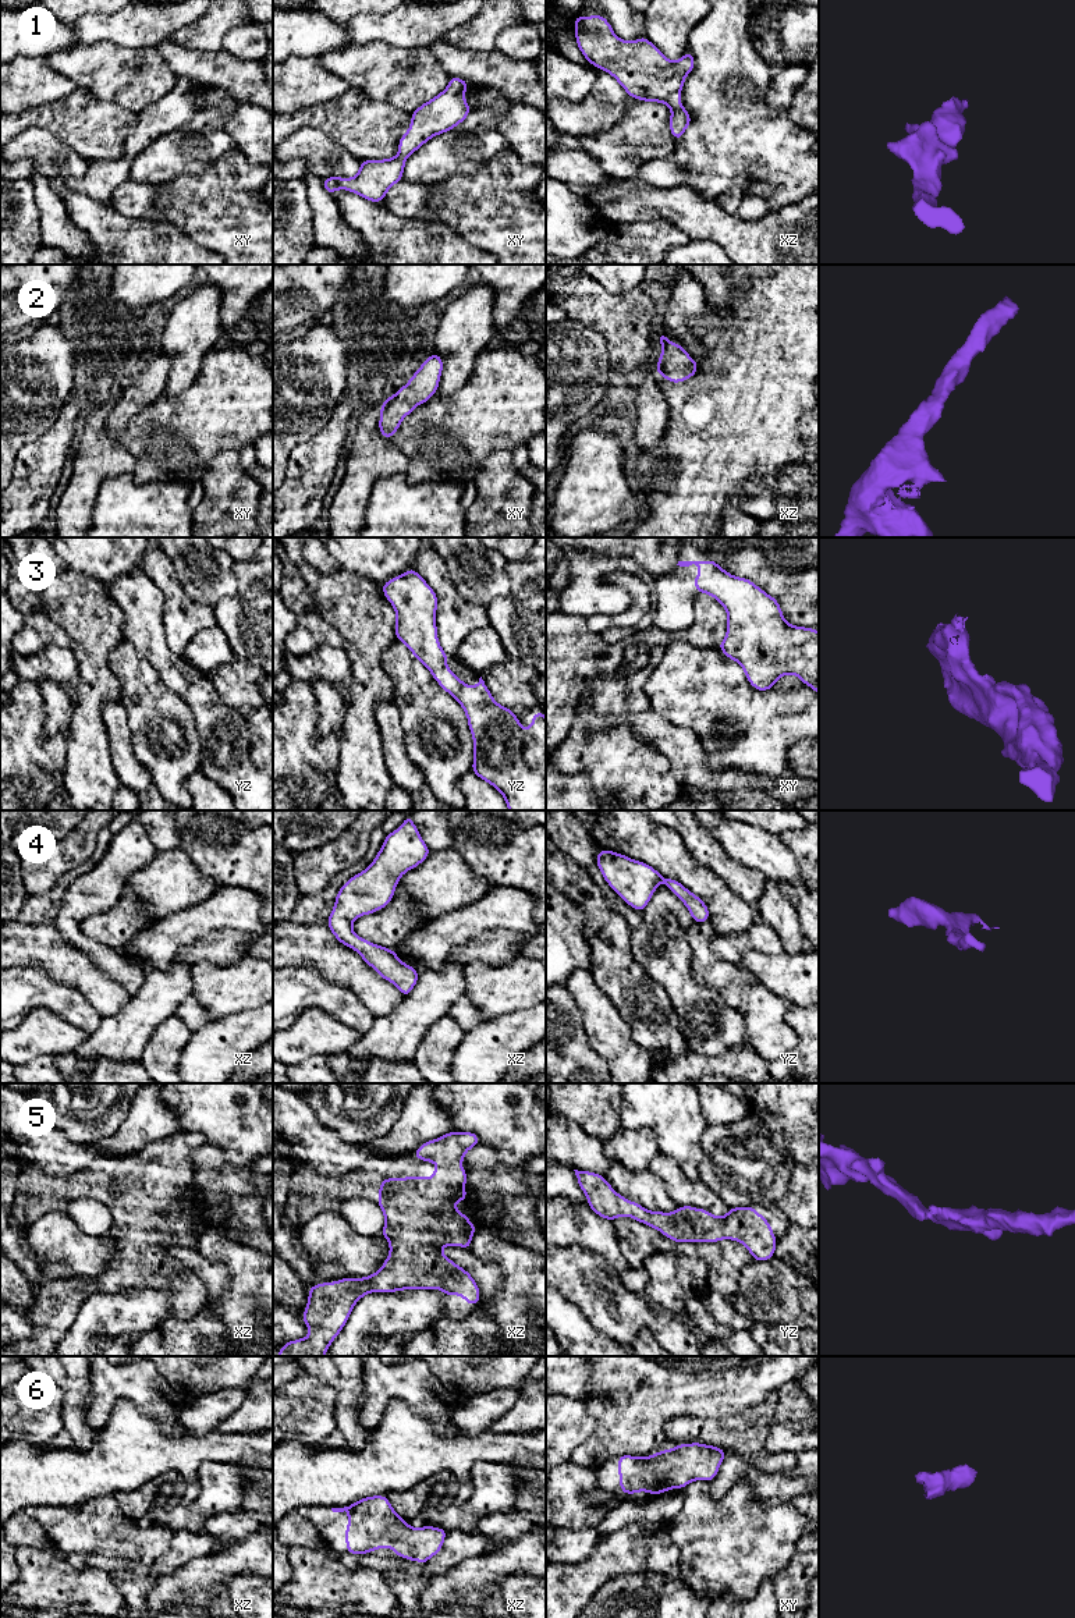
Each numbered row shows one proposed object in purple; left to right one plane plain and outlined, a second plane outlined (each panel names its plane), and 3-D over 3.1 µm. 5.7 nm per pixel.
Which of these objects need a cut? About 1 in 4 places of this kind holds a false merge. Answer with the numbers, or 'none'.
none

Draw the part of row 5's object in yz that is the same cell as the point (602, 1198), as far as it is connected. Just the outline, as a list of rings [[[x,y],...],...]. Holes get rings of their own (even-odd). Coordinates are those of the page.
[[[574,1171],[589,1207],[602,1218],[614,1221],[617,1217],[628,1216],[653,1227],[674,1242],[738,1241],[758,1262],[774,1256],[777,1239],[771,1225],[752,1206],[728,1209],[723,1217],[714,1217],[707,1210],[692,1206],[678,1207],[673,1213],[649,1211],[617,1193],[604,1175]]]

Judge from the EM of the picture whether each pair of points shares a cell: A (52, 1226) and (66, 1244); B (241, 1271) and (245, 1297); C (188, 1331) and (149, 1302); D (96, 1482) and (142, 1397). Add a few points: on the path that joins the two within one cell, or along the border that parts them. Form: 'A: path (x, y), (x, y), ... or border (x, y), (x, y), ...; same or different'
A: path (53, 1230), (61, 1239); same
B: path (245, 1277), (245, 1291); same
C: border (160, 1324), (142, 1333); different
D: border (107, 1420), (119, 1400), (130, 1400), (162, 1427); different

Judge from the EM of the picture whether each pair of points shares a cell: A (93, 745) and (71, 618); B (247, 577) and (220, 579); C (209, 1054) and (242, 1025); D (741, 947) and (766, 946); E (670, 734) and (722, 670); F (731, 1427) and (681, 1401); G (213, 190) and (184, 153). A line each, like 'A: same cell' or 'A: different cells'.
A: same cell
B: different cells
C: same cell
D: same cell
E: different cells
F: different cells
G: different cells

